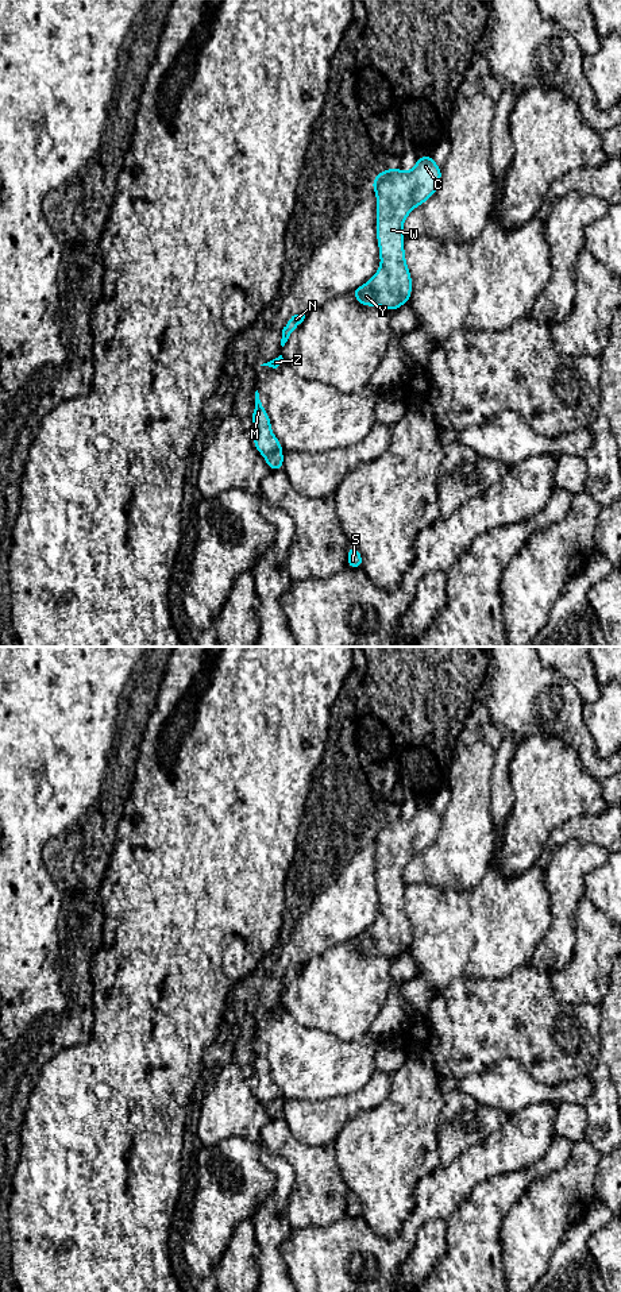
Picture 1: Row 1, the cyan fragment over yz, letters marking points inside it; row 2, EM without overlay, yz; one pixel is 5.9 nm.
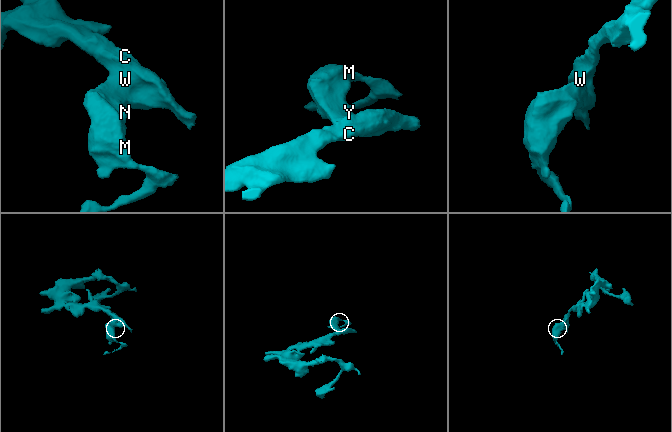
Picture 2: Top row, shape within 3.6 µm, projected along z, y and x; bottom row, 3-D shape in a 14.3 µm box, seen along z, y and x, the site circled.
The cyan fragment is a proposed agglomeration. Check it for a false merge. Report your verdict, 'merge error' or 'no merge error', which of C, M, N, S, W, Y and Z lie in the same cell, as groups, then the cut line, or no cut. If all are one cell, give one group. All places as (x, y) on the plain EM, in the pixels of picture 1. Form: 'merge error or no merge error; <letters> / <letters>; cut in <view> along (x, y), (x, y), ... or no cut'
merge error; C M N W Y Z / S; cut in yz along (281, 1096), (263, 1103)

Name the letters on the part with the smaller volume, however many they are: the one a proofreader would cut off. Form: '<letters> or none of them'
S

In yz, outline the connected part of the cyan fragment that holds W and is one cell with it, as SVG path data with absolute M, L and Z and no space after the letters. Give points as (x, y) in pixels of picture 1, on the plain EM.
M418 803L412 818L390 815L371 829L377 844L375 879L381 914L371 927L351 938L360 953L393 960L409 950L412 922L406 914L402 875L409 861L436 841L441 819L432 803Z

